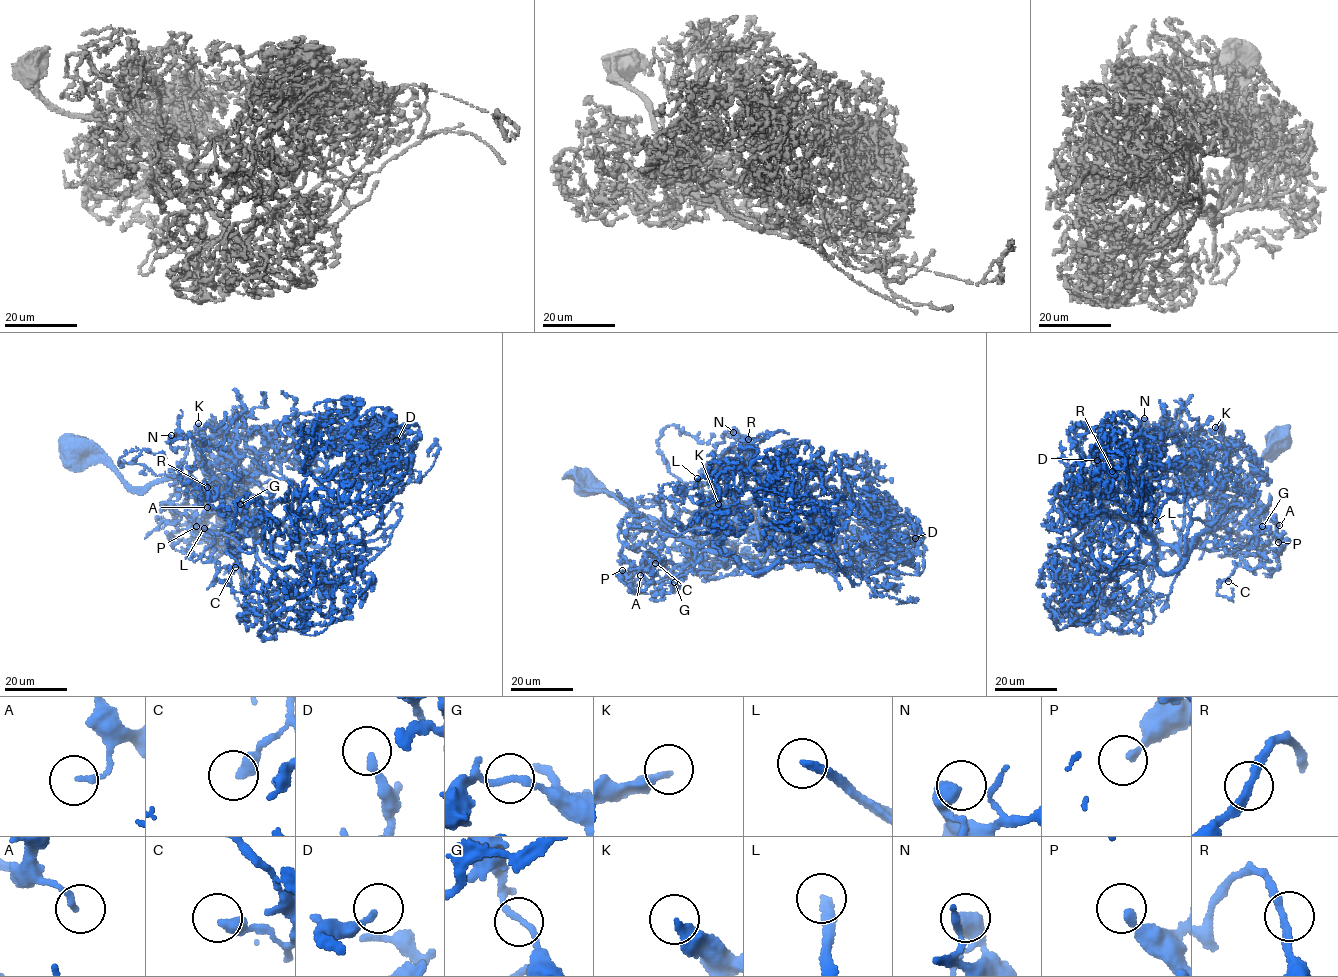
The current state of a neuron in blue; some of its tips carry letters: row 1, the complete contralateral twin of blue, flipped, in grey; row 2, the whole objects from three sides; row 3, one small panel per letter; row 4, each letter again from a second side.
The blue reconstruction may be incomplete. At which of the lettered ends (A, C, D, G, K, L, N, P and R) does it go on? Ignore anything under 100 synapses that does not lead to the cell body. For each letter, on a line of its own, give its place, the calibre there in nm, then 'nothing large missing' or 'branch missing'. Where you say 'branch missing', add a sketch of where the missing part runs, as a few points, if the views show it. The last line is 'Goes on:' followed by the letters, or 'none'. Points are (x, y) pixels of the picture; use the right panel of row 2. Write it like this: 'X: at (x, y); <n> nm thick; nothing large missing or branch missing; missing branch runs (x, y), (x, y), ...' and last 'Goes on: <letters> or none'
A: at (1279, 525); 180 nm thick; nothing large missing
C: at (1228, 581); 400 nm thick; nothing large missing
D: at (1097, 460); 200 nm thick; nothing large missing
G: at (1262, 526); 140 nm thick; nothing large missing
K: at (1215, 427); 320 nm thick; nothing large missing
L: at (1155, 520); 280 nm thick; branch missing; missing branch runs (1155, 520), (1164, 483), (1175, 479), (1178, 483), (1167, 483), (1162, 476), (1170, 469), (1177, 472)
N: at (1144, 418); 400 nm thick; nothing large missing
P: at (1278, 542); 200 nm thick; nothing large missing
R: at (1112, 471); 240 nm thick; nothing large missing
Goes on: L

